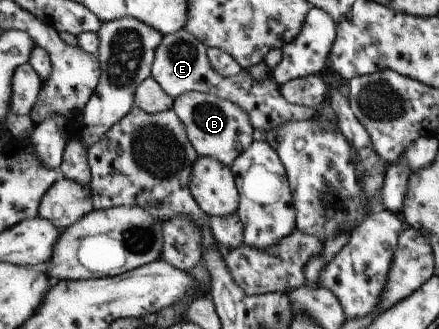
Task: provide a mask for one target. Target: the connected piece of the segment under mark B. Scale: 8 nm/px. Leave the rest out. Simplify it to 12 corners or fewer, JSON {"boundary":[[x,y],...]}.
{"boundary":[[181,93],[171,110],[198,156],[231,167],[254,141],[246,112]]}

